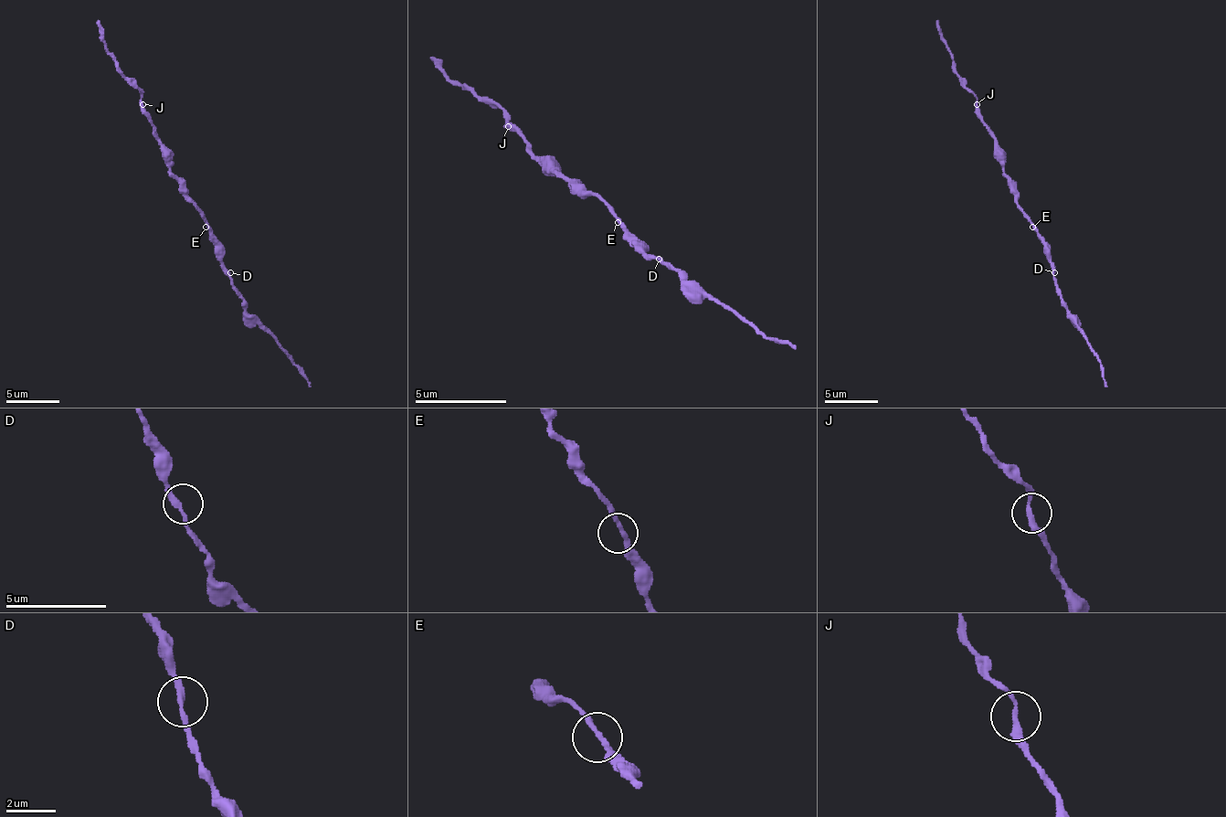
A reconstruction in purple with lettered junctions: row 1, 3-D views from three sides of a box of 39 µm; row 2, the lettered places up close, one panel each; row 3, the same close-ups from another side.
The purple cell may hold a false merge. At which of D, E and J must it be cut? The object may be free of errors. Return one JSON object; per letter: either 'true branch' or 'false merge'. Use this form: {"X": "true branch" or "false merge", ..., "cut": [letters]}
{"D": "true branch", "E": "true branch", "J": "true branch", "cut": []}

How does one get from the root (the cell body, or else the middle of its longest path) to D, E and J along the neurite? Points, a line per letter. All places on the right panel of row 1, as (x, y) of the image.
D: (1019, 208), (1043, 243), (1043, 254), (1054, 272)
E: (1019, 208), (1032, 227)
J: (1019, 208), (1014, 181), (1003, 170), (1003, 152), (981, 120), (977, 103)

